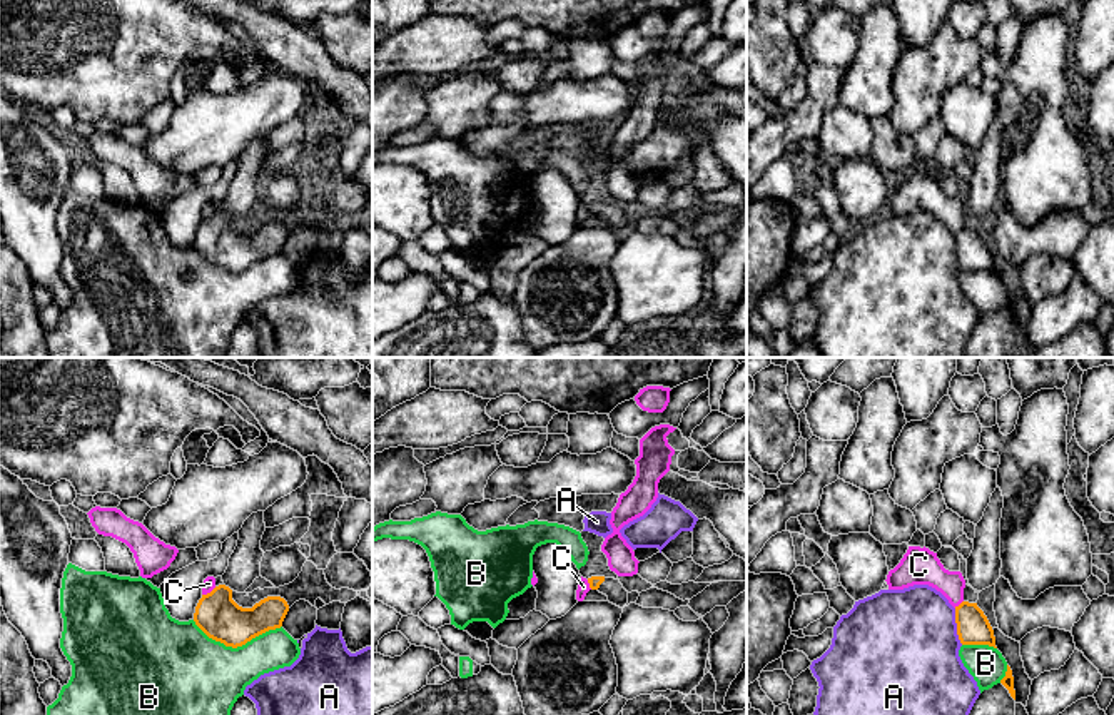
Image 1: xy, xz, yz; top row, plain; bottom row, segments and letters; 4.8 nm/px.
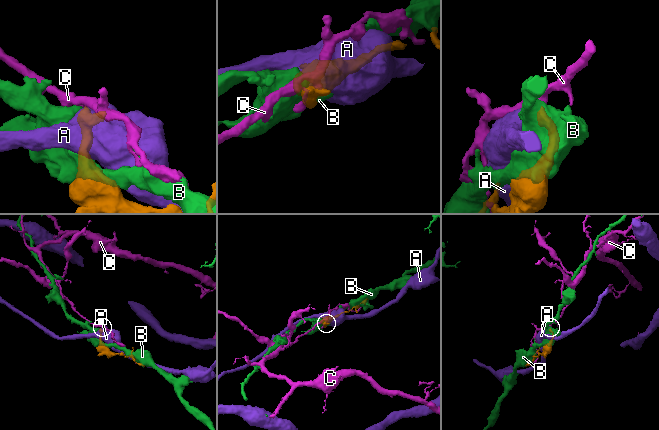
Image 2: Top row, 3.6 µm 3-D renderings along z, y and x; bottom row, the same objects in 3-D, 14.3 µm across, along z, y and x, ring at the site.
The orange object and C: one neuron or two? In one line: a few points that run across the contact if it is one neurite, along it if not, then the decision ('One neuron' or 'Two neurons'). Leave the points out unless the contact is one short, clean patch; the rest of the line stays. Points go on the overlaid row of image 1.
Two neurons

